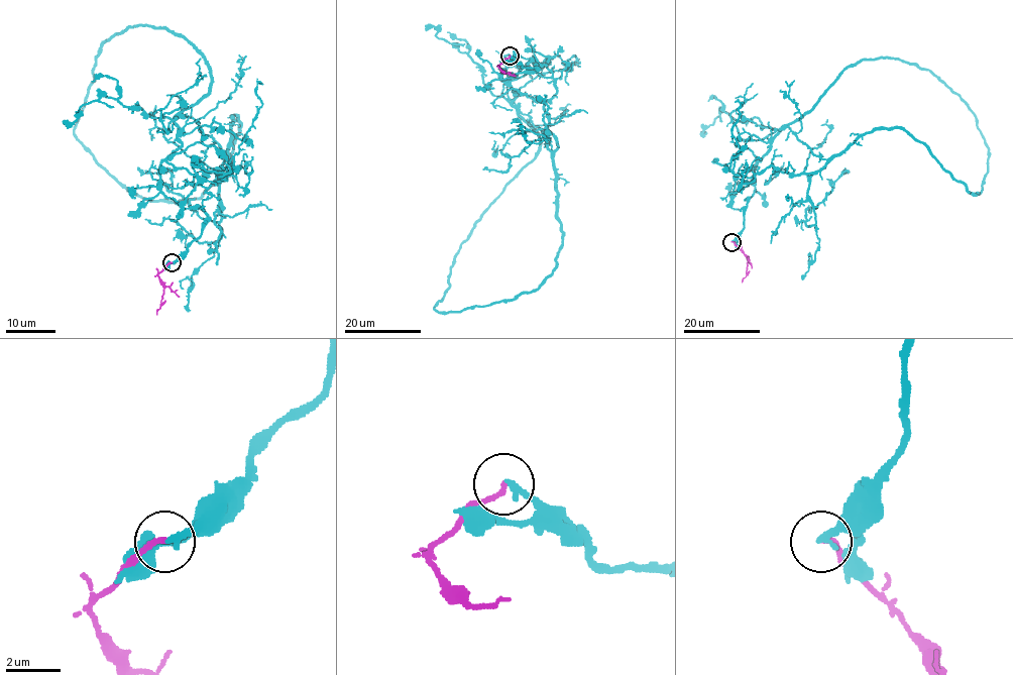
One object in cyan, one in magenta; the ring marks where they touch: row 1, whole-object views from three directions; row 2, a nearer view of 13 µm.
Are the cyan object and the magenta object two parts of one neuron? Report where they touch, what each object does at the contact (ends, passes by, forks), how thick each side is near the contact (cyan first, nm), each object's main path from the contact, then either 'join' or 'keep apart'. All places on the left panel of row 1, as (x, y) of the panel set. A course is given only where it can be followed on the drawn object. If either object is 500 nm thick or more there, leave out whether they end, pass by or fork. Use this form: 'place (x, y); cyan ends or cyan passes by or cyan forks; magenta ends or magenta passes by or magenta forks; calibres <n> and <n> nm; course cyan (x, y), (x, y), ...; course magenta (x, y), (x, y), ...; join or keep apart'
place (172, 262); cyan ends; magenta ends; calibres 240 and 200 nm; course cyan (173, 263), (207, 219), (159, 176), (209, 92), (185, 37), (101, 46), (74, 136), (105, 169); course magenta (171, 263), (158, 272), (163, 287), (161, 306), (156, 315); keep apart

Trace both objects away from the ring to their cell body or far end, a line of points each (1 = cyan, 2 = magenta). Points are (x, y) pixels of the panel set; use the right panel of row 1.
1: (732, 242), (754, 192), (755, 164), (771, 139), (861, 61), (894, 58), (934, 74), (976, 119), (988, 169)
2: (732, 242), (748, 260), (747, 275), (742, 283)

